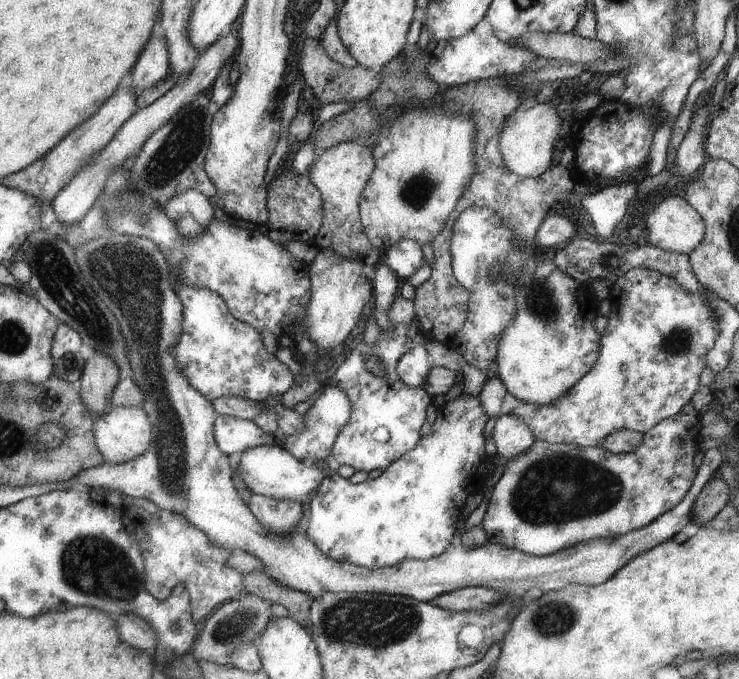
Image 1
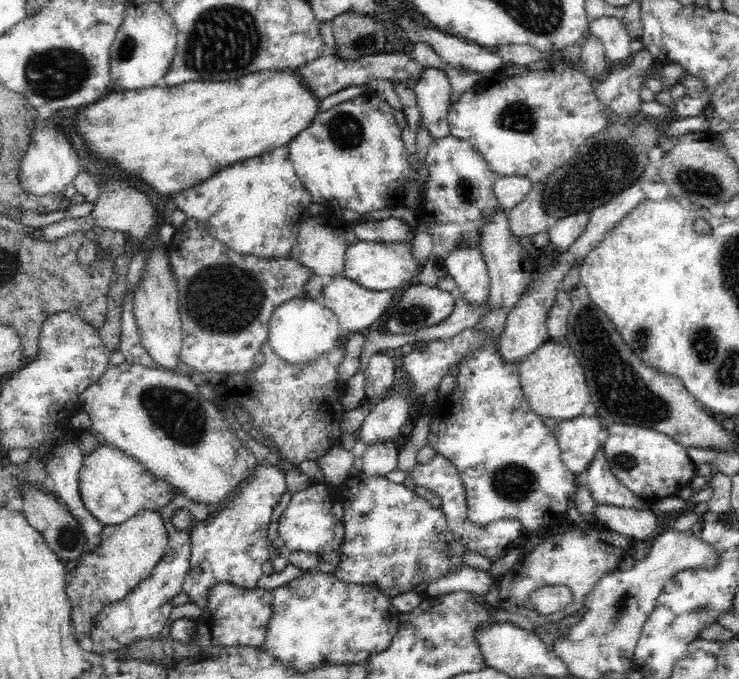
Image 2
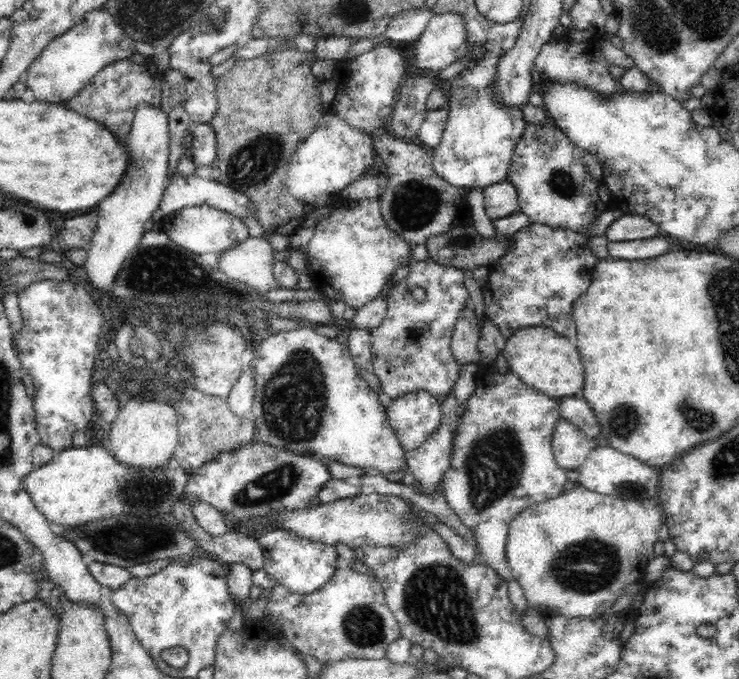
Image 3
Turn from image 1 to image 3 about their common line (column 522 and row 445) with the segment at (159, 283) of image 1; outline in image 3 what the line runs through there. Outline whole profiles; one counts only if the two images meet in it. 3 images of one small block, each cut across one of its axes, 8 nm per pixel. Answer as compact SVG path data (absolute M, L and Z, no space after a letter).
M560 419L553 429L552 448L559 468L577 470L595 447L594 440L588 438L581 428L569 420Z

